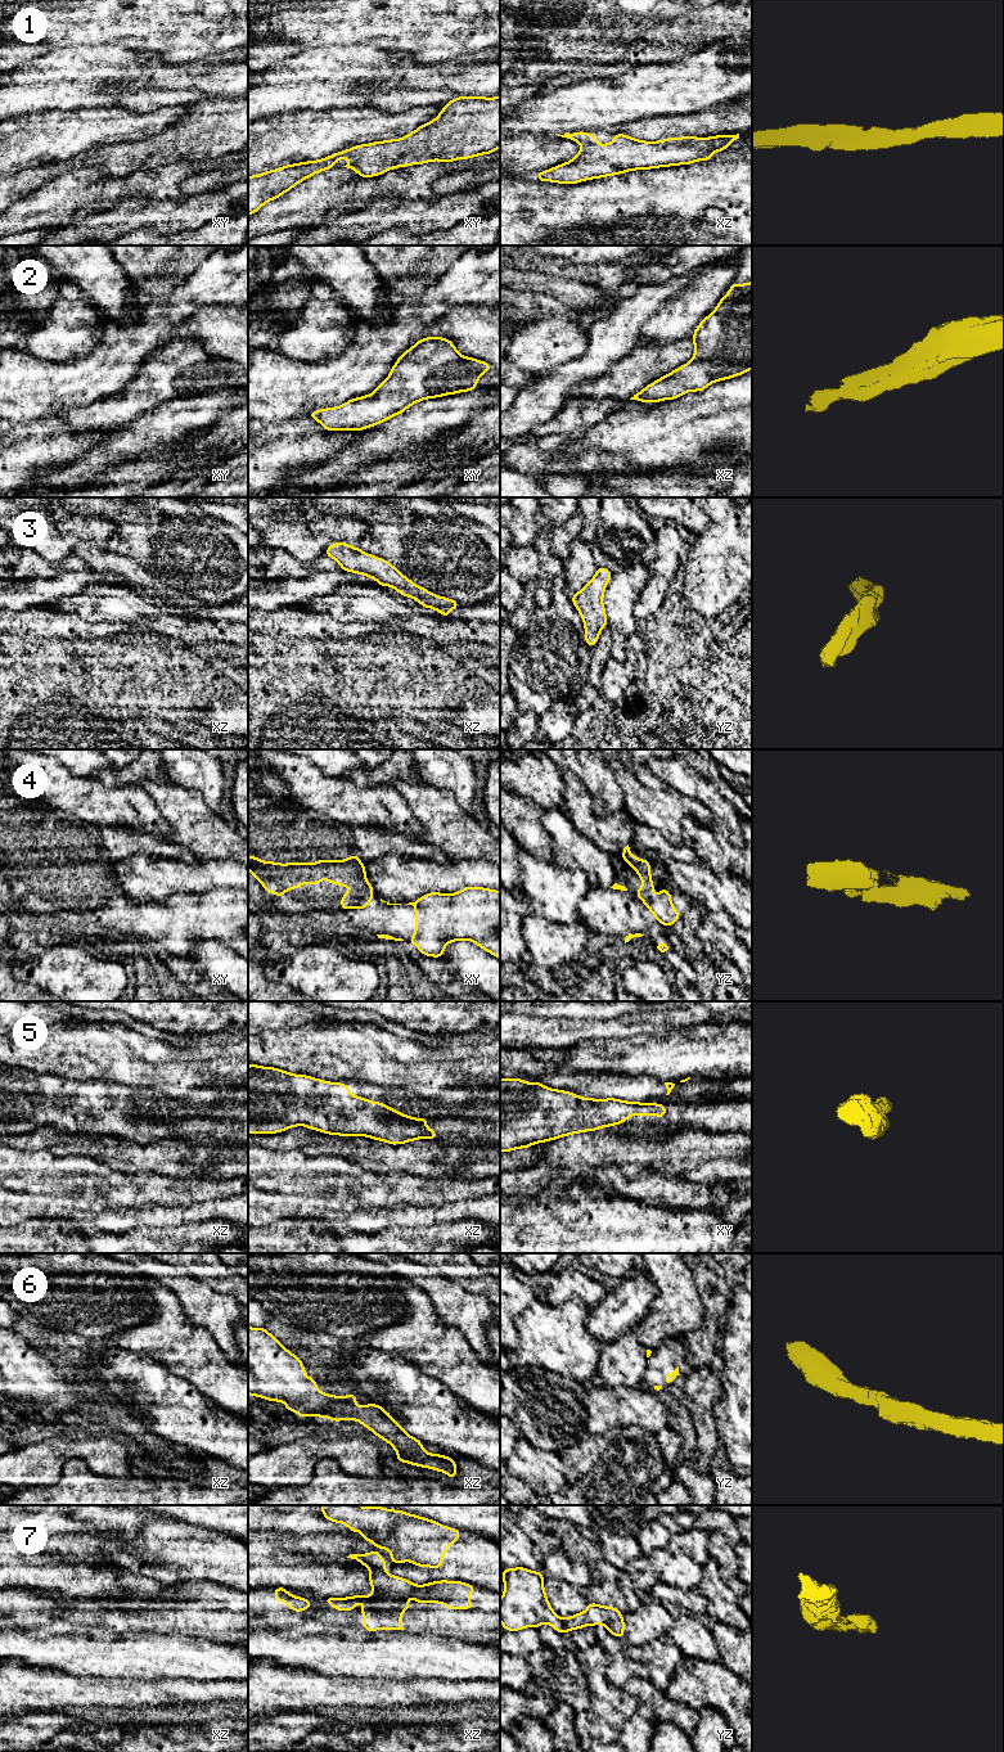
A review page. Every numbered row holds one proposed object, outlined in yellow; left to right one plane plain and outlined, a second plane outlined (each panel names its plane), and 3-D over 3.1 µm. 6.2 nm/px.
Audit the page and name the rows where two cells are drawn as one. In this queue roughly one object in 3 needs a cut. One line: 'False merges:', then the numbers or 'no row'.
False merges: 5, 7

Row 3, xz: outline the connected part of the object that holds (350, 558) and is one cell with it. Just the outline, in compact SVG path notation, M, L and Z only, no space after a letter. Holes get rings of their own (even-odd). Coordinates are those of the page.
M346 542L332 544L324 555L337 560L342 571L365 575L369 578L377 580L382 587L392 586L401 595L419 602L422 607L441 612L442 617L449 618L449 612L460 605L456 600L435 595L427 589L415 585L390 562L370 555L356 546L350 546Z

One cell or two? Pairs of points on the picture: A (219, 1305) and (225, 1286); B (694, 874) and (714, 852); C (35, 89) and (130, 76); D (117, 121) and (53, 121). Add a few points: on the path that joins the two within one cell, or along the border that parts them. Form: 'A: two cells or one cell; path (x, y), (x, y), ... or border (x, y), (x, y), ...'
A: two cells; border (202, 1282), (217, 1292), (228, 1293), (234, 1298)
B: two cells; border (701, 863), (716, 874), (732, 876)
C: one cell; path (58, 82), (67, 82), (76, 76), (107, 76)
D: one cell; path (102, 122), (68, 122)

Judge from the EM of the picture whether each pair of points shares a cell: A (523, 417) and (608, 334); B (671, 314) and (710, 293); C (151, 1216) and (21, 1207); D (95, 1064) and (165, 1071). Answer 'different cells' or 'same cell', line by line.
A: same cell
B: same cell
C: same cell
D: same cell

